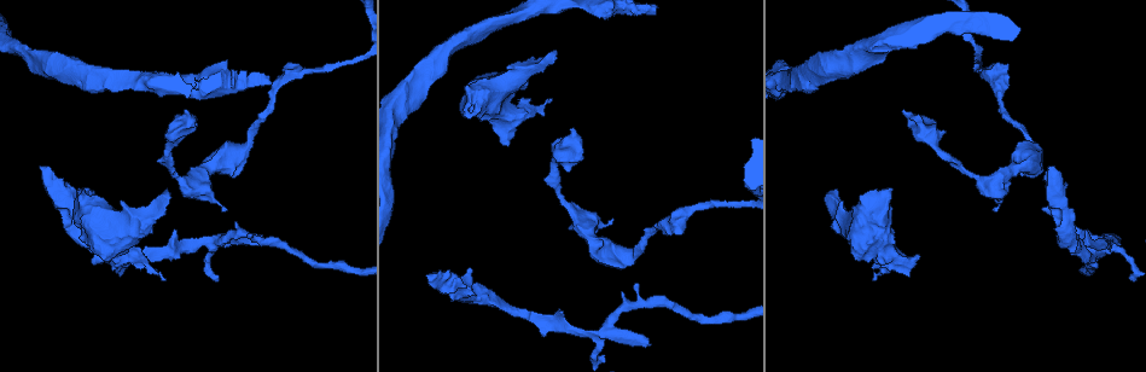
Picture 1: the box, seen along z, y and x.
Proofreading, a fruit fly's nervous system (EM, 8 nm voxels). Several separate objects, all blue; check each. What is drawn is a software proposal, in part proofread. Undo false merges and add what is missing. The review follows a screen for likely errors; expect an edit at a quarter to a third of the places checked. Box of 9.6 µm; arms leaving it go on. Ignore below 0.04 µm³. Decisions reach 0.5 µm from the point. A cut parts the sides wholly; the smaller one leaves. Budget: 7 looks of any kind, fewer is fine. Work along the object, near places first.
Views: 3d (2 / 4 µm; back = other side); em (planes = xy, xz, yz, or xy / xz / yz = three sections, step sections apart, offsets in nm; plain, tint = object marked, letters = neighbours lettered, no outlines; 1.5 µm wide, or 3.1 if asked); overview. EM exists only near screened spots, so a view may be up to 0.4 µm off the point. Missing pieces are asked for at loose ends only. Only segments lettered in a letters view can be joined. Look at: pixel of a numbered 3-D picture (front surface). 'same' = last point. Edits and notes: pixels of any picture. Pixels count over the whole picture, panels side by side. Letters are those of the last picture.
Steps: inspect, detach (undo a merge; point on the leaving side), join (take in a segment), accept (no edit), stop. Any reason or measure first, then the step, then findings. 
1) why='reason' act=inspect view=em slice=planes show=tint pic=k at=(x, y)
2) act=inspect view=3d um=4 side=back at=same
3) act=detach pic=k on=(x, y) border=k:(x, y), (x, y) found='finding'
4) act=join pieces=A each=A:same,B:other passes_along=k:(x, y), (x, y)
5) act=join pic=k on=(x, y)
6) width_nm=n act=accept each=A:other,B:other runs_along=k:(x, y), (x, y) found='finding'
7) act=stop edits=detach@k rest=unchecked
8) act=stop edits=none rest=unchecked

why='branch stops here' act=inspect view=em slice=planes show=letters pic=1 at=(648, 346)

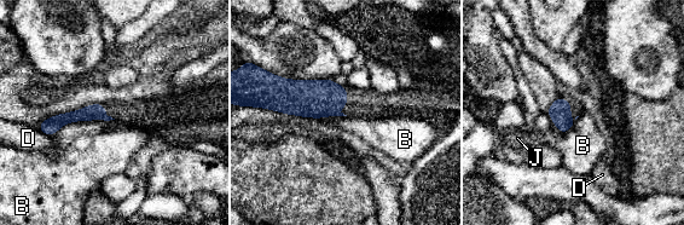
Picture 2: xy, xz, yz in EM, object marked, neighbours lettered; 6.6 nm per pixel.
act=accept each=B:other,D:other,J:other runs_along=2:(102, 110), (42, 126) found='none of them fits'

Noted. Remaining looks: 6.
act=inspect view=3d um=2 side=back pic=1 at=(495, 300)

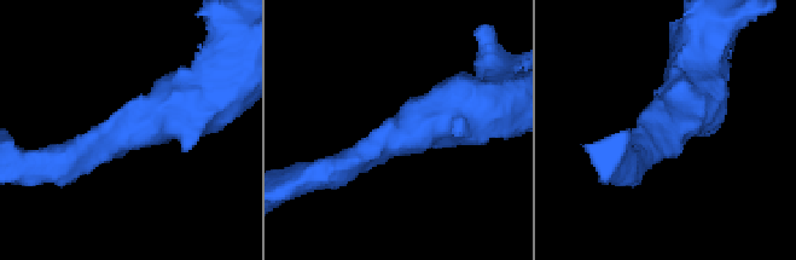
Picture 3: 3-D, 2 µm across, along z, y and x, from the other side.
act=inspect view=em slice=planes show=letters pic=3 at=(139, 130)

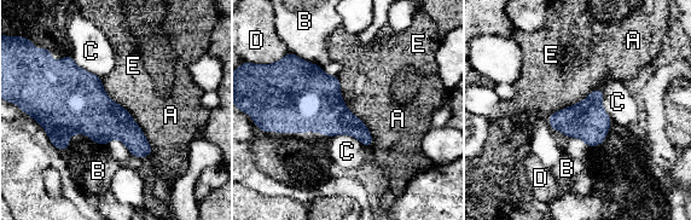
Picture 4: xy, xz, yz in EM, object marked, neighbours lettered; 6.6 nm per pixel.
act=accept each=A:other,B:other,C:other,D:other,E:other border=4:(100, 79), (150, 156) found='all the same cell'

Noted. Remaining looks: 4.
why='free end' act=inspect view=3d um=2 pic=1 at=(40, 165)

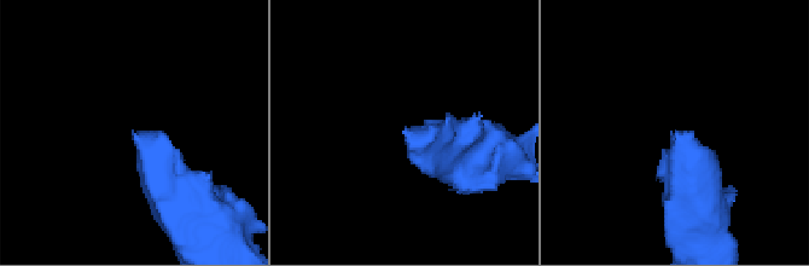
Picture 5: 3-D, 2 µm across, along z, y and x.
why='need the tissue' act=inspect view=em slice=xy step=8 show=tint pic=5 at=(690, 135)

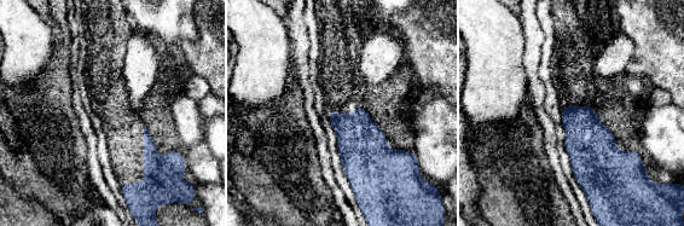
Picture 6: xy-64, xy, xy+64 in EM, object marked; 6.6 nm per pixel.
why='cut it another way' act=inspect view=em slice=planes show=letters at=same

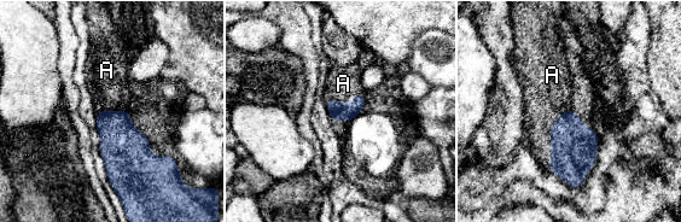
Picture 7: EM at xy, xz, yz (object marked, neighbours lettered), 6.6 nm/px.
longest_contact=A:440nm act=join pieces=A each=A:same passes_along=7:(574, 147), (551, 136), (545, 100) found='it goes on there'

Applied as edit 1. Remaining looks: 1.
act=stop edits=join@7 rest=unchecked

